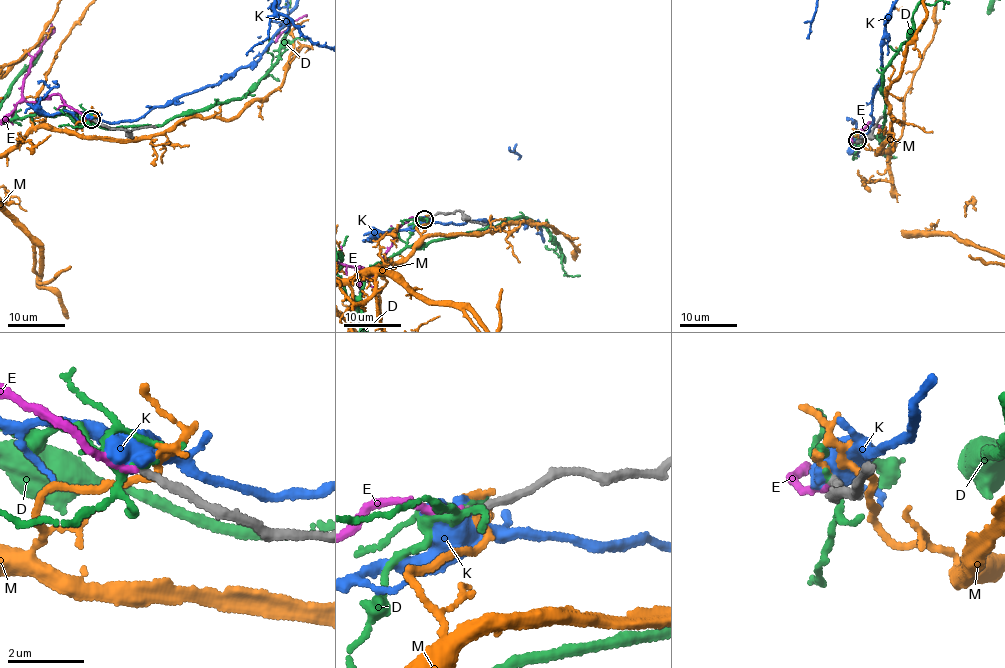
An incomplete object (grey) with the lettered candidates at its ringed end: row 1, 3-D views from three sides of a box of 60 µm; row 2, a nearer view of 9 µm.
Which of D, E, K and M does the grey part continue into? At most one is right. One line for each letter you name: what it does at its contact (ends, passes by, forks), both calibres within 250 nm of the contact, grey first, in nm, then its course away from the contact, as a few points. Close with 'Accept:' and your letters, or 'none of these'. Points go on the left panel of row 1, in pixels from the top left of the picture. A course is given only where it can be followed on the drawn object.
E: it ends there; 200 nm thick on the grey side, 160 nm on the other
Accept: E

